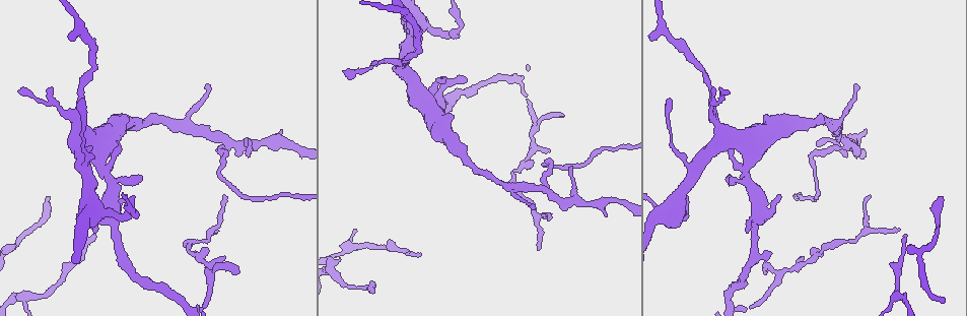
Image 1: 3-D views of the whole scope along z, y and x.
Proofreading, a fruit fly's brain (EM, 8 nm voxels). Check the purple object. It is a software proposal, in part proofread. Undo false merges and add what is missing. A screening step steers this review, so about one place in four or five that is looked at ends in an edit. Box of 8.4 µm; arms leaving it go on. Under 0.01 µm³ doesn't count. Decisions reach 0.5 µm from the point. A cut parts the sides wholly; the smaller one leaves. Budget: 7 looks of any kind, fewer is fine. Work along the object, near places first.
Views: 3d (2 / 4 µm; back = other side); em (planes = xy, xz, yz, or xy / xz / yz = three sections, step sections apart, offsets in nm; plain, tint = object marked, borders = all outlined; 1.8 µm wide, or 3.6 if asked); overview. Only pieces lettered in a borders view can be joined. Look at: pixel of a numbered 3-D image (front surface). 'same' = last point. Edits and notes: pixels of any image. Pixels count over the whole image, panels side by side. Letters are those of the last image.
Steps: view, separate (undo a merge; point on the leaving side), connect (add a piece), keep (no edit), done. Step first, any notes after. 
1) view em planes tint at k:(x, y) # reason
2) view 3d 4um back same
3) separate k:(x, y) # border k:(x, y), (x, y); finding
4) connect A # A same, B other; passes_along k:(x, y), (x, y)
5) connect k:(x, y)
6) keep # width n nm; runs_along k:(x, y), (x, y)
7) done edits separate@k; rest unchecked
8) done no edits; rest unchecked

view em planes tint at 1:(246, 145) # free end

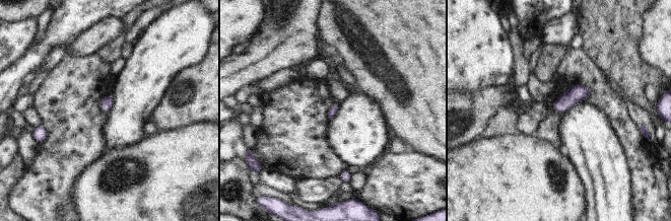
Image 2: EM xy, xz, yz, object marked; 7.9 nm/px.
view em planes borders same # see the neighbours

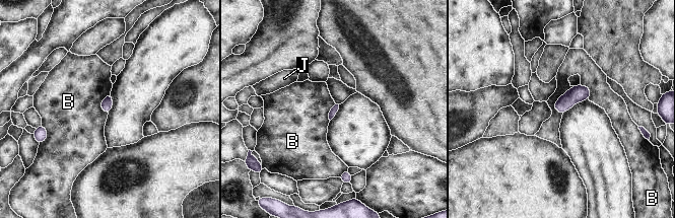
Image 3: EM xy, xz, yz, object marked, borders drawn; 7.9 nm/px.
keep # B other, J other; none of them fits

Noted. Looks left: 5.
view 3d 2um at 1:(538, 249)

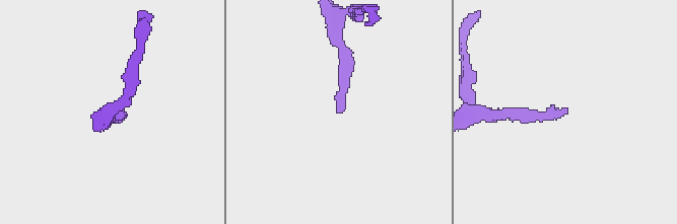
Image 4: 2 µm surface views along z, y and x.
view em planes borders at 4:(566, 108) # need the tissue

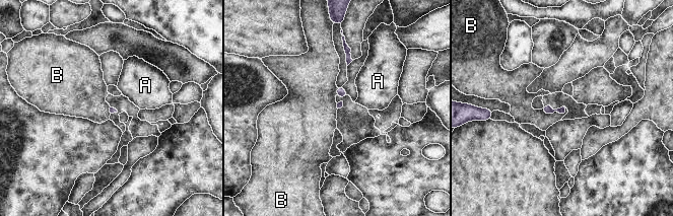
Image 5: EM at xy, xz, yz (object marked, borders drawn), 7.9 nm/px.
keep # A other, B other; border 5:(543, 109), (546, 113), (565, 112); no lettered piece goes on from it

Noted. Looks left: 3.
view em planes borders at 1:(24, 297) # a narrow waist

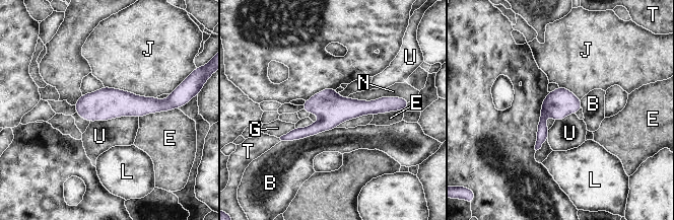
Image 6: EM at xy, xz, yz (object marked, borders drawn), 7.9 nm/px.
keep # width 220 nm; longest_contact B 460 nm; B other, E other, G other, J other, L other, N other, T other, U other; all the same neuron

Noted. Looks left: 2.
done no edits; rest unchecked

